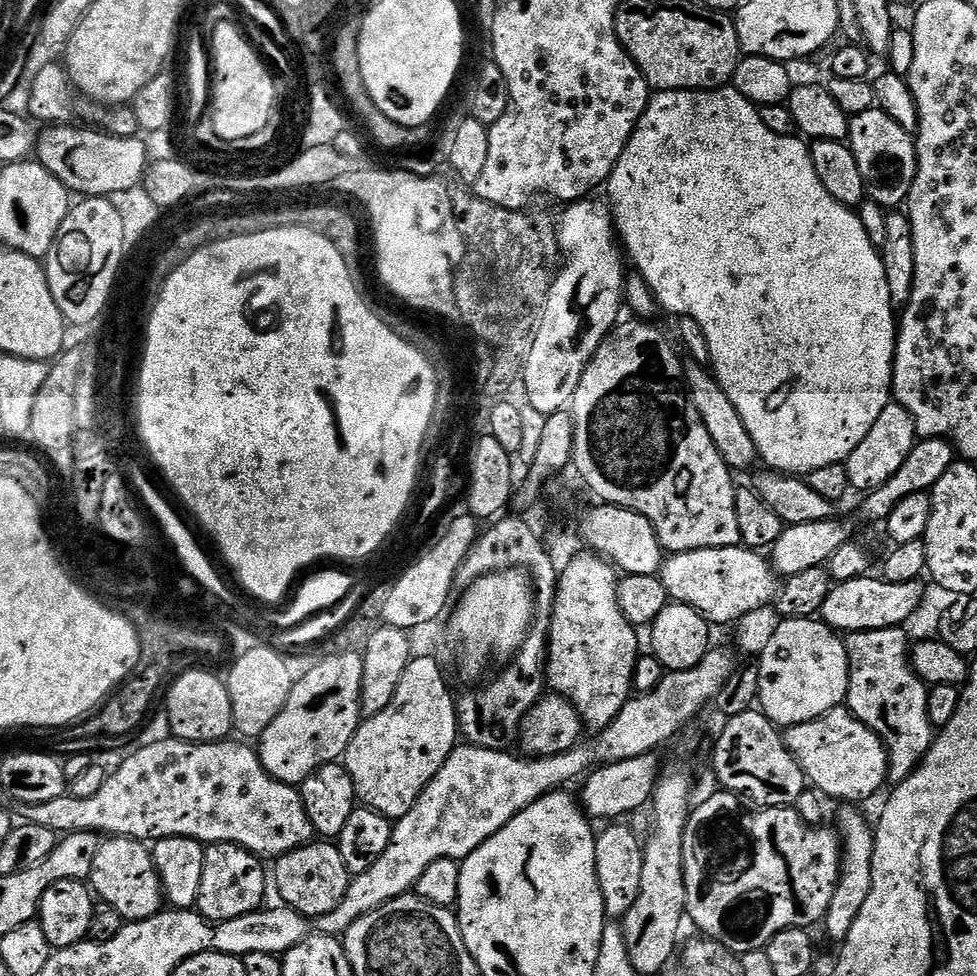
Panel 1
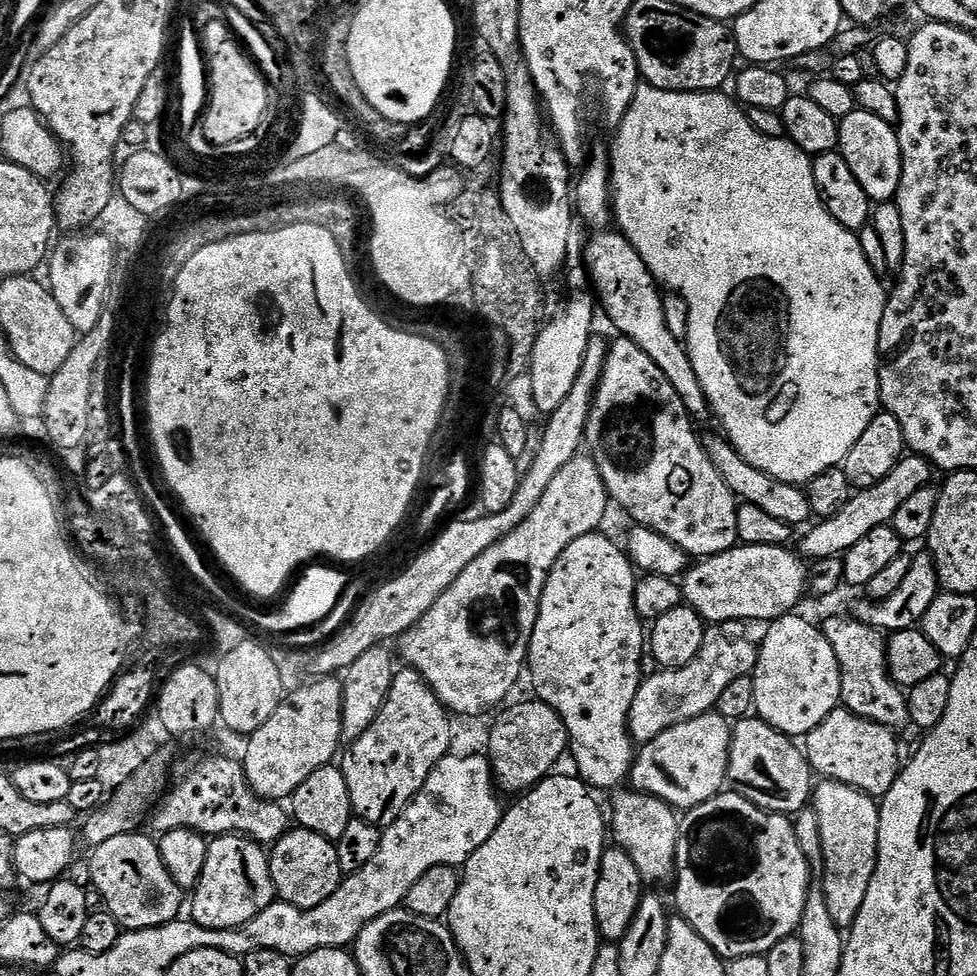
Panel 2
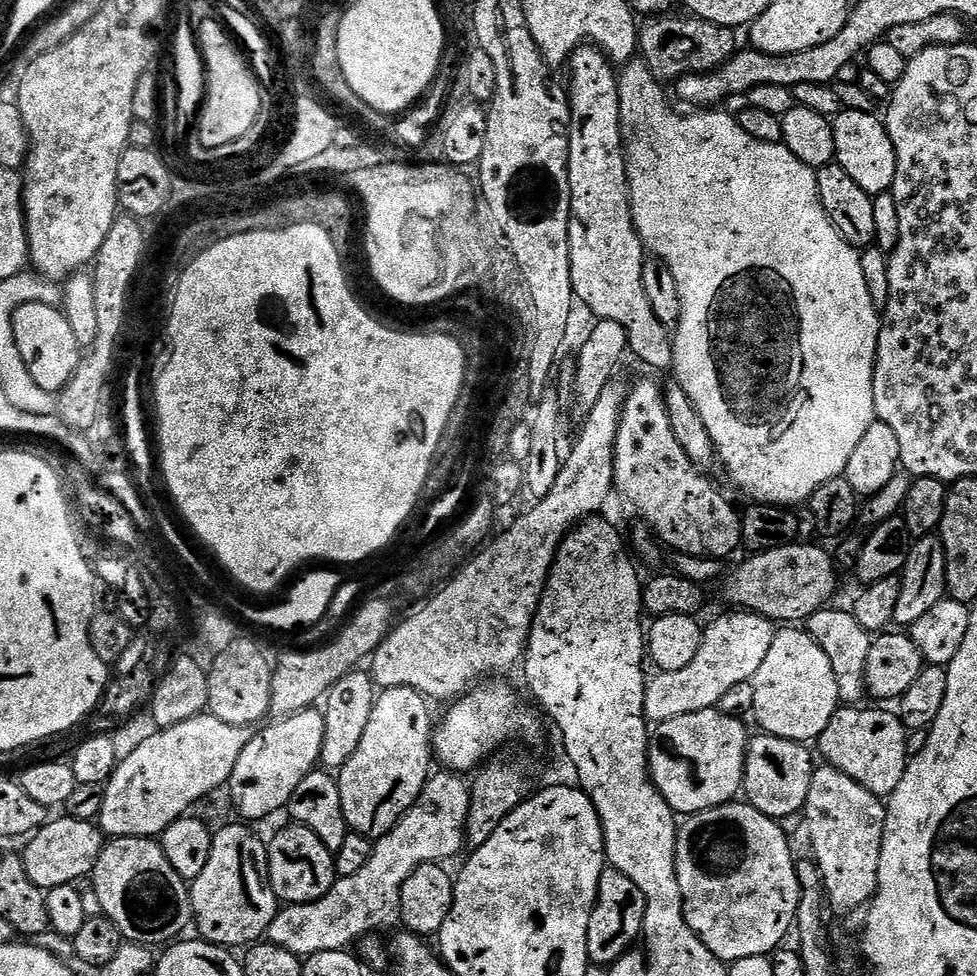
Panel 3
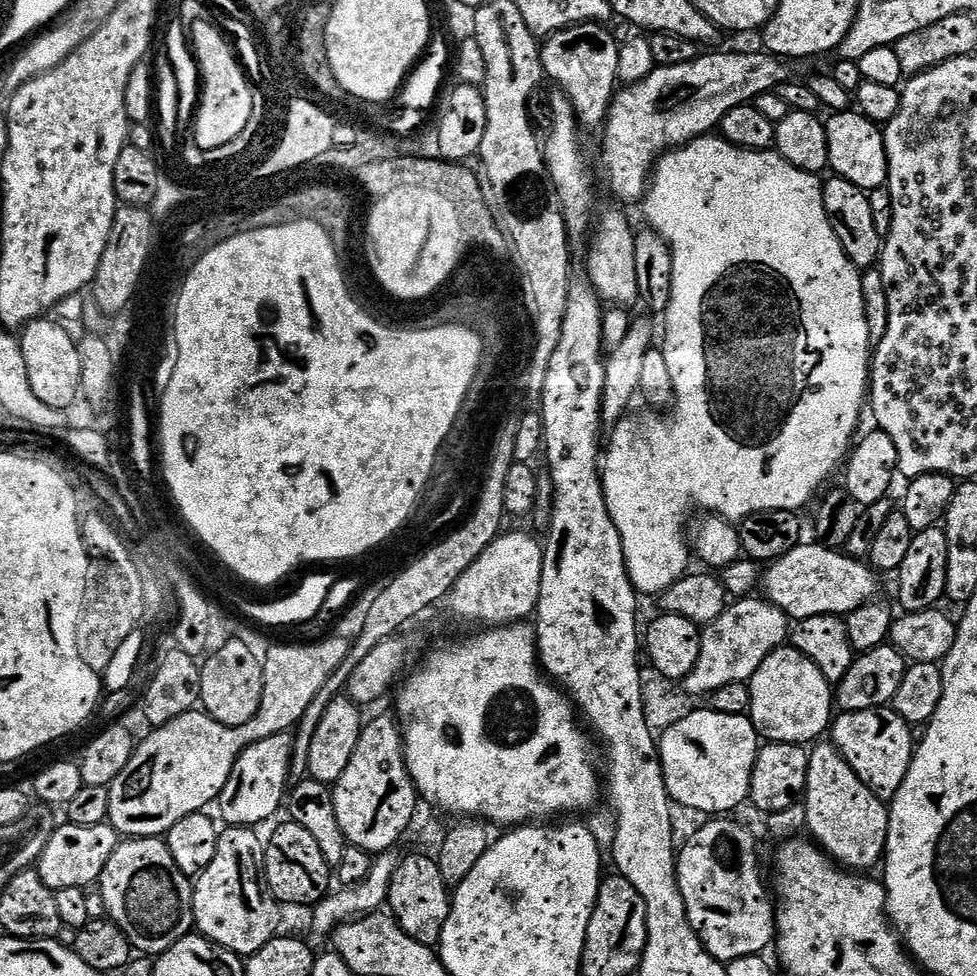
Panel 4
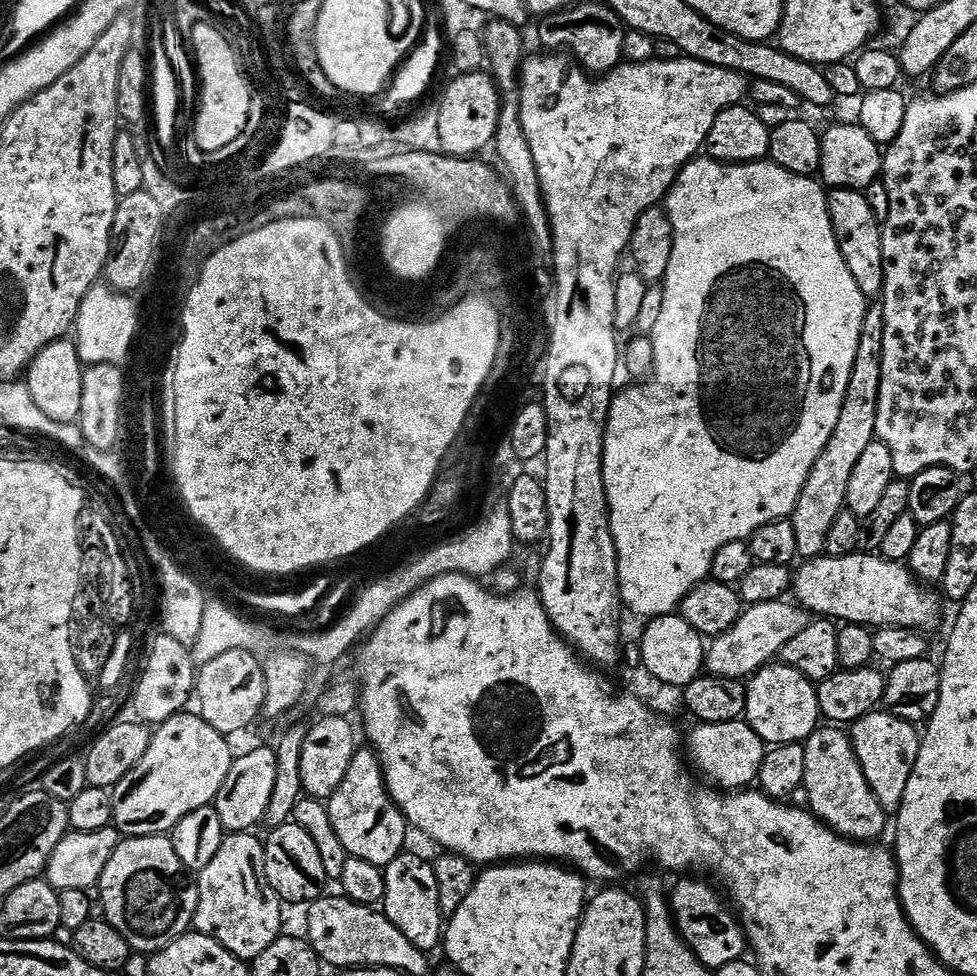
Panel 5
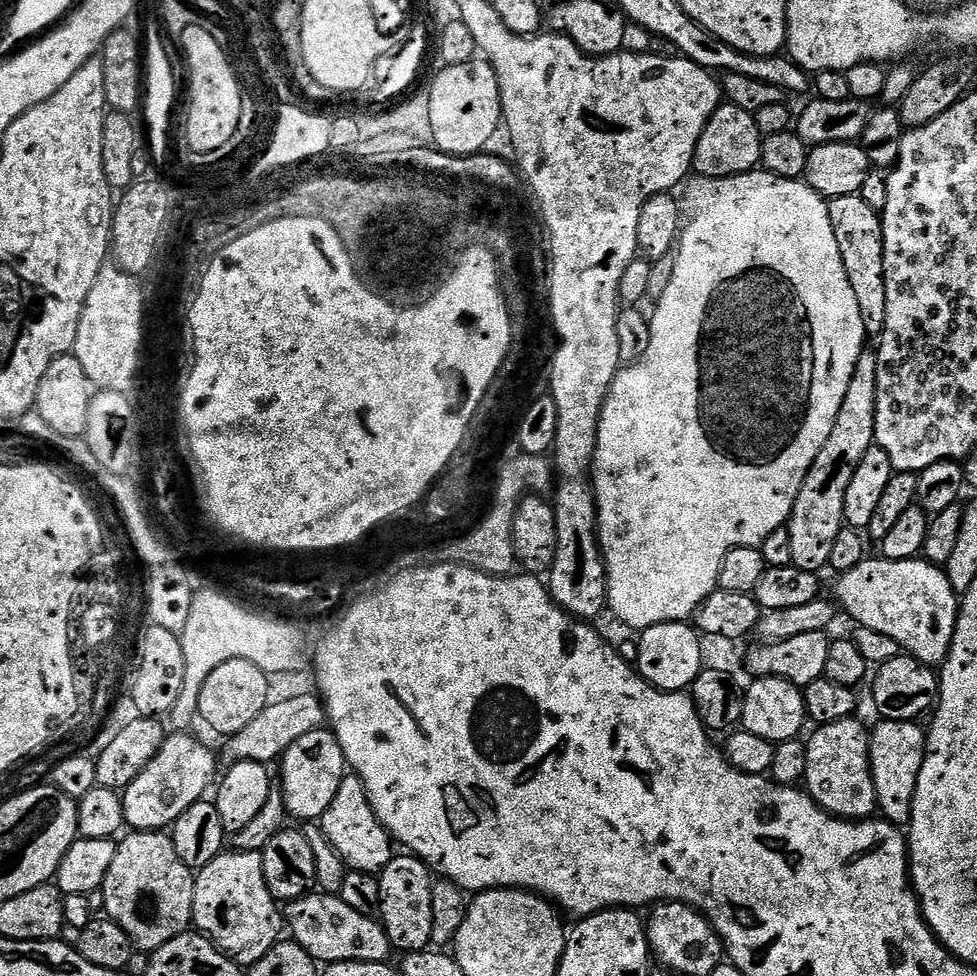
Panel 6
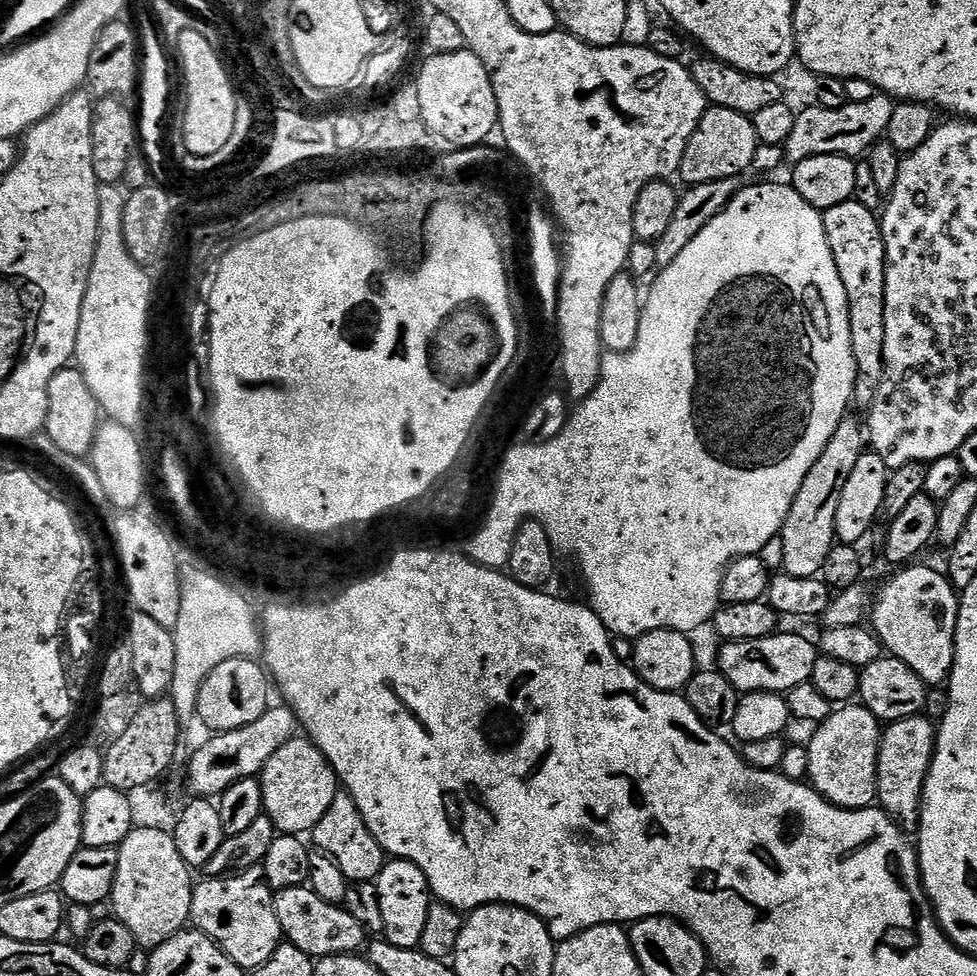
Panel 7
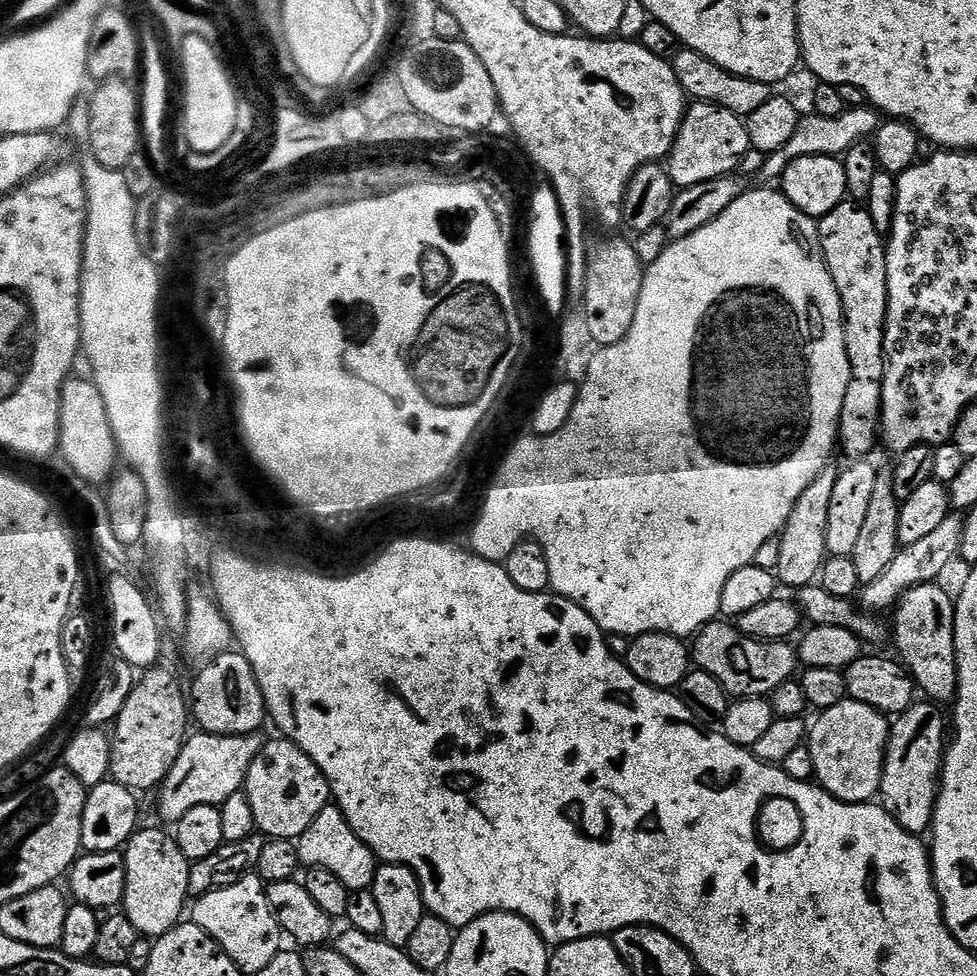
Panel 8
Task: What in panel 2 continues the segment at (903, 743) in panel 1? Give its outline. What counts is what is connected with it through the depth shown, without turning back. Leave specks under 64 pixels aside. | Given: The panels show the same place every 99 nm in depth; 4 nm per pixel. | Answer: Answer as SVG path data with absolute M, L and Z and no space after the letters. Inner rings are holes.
M852 614L828 616L822 621L826 642L834 649L838 658L842 690L840 702L843 707L856 716L878 722L893 730L909 727L908 697L905 689L895 684L888 673L888 645L883 631L872 628L856 620Z

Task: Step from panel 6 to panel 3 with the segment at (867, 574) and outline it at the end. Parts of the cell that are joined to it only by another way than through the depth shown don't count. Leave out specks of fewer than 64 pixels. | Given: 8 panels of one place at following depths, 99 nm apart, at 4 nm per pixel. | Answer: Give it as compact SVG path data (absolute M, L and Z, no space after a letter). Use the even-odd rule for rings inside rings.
M795 542L748 558L723 581L724 596L733 600L737 609L757 612L773 622L804 622L825 607L836 592L838 569L829 549Z

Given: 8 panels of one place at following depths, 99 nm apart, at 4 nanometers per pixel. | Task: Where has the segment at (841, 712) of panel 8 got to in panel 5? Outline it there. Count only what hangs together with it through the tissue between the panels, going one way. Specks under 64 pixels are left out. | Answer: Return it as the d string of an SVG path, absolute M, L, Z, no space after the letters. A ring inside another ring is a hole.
M820 726L803 741L806 754L806 774L803 795L808 795L807 807L812 815L824 821L832 831L847 840L876 842L884 832L884 807L870 790L866 774L858 762L852 737L843 727Z

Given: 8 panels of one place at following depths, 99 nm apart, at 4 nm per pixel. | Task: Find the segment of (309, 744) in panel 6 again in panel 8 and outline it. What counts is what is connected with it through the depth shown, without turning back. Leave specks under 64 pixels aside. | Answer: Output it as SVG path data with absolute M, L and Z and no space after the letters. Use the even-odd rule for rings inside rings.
M287 738L279 739L269 739L265 743L264 749L258 754L258 758L254 758L254 762L250 762L250 770L244 779L242 791L244 797L250 802L250 810L254 810L256 827L265 837L295 842L310 826L310 822L314 822L314 818L318 818L321 810L329 804L330 793L326 778L322 774L322 770L318 770L316 763L294 741Z

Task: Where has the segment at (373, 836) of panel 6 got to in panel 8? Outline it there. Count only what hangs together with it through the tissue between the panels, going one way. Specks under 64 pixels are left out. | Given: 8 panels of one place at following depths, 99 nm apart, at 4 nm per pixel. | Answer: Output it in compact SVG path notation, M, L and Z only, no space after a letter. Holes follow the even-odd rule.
M329 802L321 810L318 818L314 818L314 822L310 822L300 839L295 841L295 846L301 865L305 869L328 870L352 892L371 889L378 867L376 856L370 850L370 846L366 846L366 842L362 842L362 838L354 834L350 822L346 822L346 814L342 814L342 810L336 807L335 803Z

